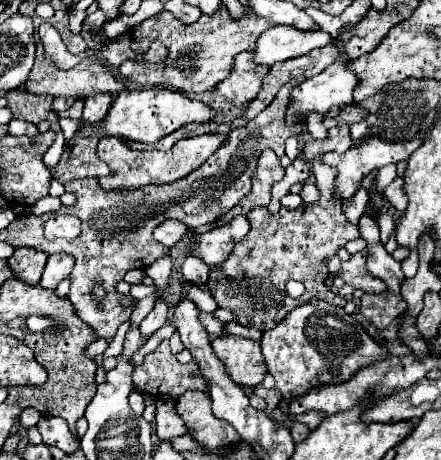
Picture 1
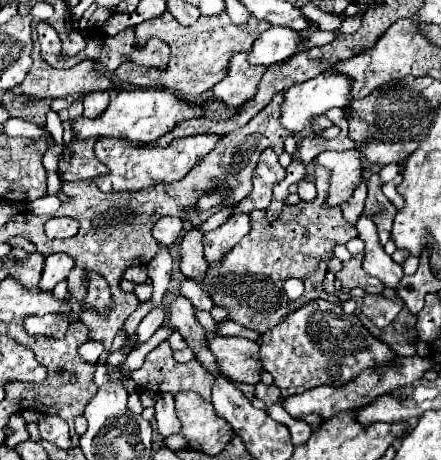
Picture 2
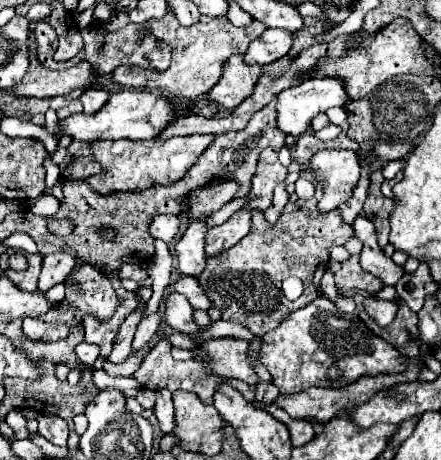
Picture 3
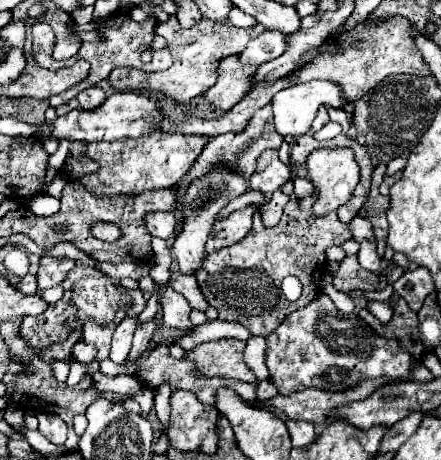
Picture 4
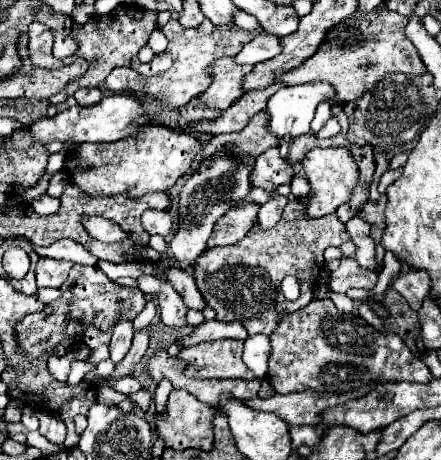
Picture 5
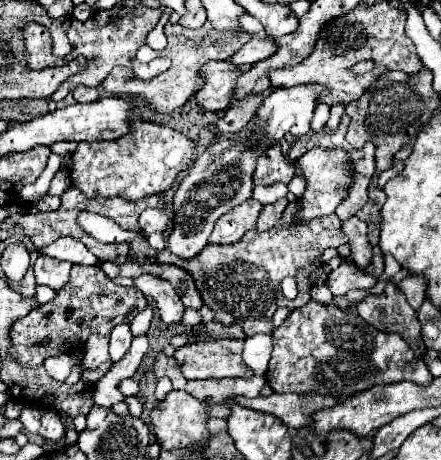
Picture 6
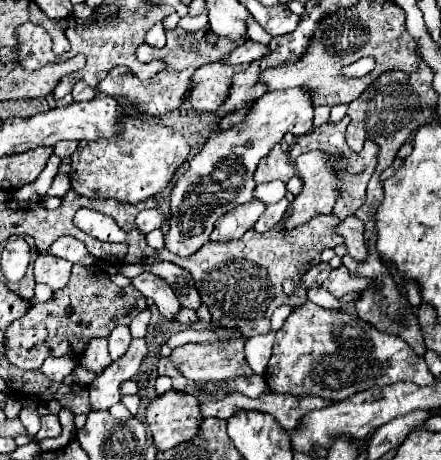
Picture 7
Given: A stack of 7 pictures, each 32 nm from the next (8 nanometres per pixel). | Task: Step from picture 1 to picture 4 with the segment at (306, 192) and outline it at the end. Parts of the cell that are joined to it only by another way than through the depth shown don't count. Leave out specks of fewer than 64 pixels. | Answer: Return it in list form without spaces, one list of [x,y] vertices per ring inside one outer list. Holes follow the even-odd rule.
[[[296,178],[296,180],[294,180],[294,194],[296,194],[298,198],[308,198],[308,196],[312,196],[312,194],[314,194],[312,182],[310,182],[308,178]]]

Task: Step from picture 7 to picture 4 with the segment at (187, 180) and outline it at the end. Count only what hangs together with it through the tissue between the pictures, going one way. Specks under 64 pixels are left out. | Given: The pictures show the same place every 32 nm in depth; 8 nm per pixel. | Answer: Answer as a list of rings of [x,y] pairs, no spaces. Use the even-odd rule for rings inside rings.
[[[310,80],[310,82],[304,82],[304,84],[296,84],[296,86],[290,86],[286,90],[280,90],[276,96],[274,96],[274,126],[276,126],[276,132],[280,132],[282,136],[302,136],[306,132],[310,132],[310,124],[318,112],[320,106],[344,106],[344,96],[340,92],[340,86],[338,84],[330,84],[330,80]],[[216,166],[210,174],[206,174],[204,178],[192,182],[186,192],[184,192],[184,200],[182,200],[182,212],[184,212],[184,228],[180,232],[180,236],[174,240],[172,244],[172,252],[178,260],[180,272],[184,274],[196,274],[202,266],[202,260],[206,256],[204,246],[206,246],[206,238],[212,230],[212,224],[216,220],[216,214],[236,196],[244,194],[248,188],[248,184],[236,176],[234,172],[230,172],[224,166]]]

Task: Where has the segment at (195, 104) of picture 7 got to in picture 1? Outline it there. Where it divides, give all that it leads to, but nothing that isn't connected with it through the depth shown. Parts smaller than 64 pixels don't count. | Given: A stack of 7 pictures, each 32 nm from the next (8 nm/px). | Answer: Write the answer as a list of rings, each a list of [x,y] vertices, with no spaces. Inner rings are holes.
[[[242,52],[236,56],[232,76],[222,80],[216,90],[230,98],[234,104],[246,104],[252,102],[262,86],[264,76],[268,74],[268,68],[262,68],[252,60],[252,52]]]

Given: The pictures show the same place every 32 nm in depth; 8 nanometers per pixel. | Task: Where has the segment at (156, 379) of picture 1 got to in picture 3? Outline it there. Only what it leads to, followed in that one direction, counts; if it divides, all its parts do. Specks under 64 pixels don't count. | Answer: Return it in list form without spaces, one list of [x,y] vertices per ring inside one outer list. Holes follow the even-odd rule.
[[[162,340],[158,342],[150,352],[148,356],[144,358],[142,366],[132,374],[132,378],[142,386],[142,388],[148,388],[148,390],[170,390],[170,392],[176,392],[176,390],[192,390],[196,392],[204,404],[212,404],[212,392],[214,388],[220,384],[222,378],[218,376],[212,376],[210,372],[206,372],[206,368],[196,362],[196,364],[186,364],[186,362],[176,362],[172,358],[172,346],[168,340]]]

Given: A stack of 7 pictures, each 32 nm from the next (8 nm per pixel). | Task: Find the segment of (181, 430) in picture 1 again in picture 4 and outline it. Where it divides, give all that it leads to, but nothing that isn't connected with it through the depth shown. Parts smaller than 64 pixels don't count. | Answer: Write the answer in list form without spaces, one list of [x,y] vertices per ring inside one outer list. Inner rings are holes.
[[[162,384],[158,390],[156,390],[156,404],[154,404],[154,410],[156,410],[156,416],[160,420],[160,424],[166,428],[170,426],[170,386],[168,384]]]

